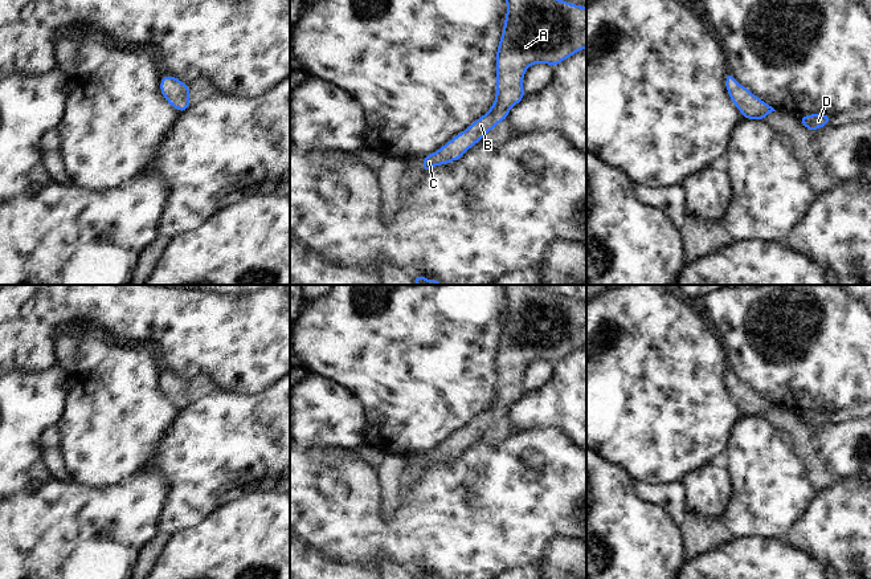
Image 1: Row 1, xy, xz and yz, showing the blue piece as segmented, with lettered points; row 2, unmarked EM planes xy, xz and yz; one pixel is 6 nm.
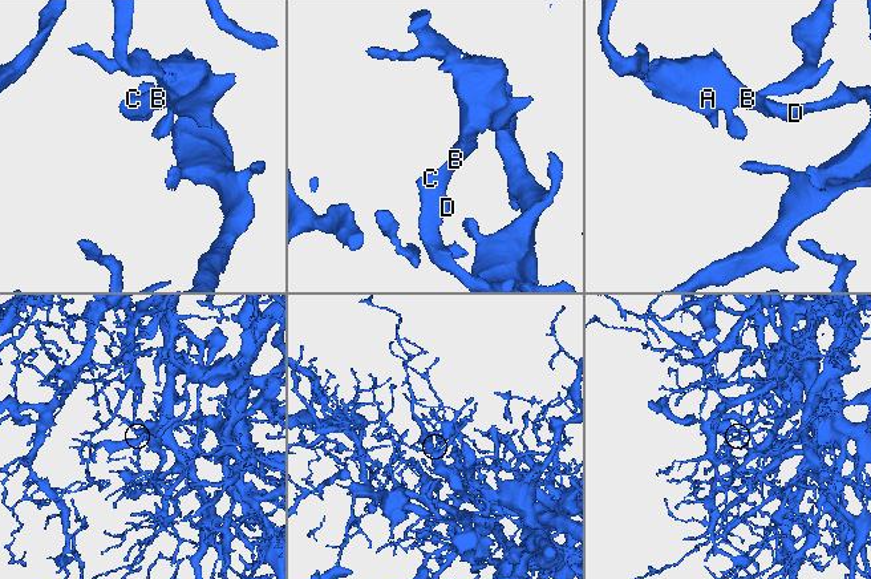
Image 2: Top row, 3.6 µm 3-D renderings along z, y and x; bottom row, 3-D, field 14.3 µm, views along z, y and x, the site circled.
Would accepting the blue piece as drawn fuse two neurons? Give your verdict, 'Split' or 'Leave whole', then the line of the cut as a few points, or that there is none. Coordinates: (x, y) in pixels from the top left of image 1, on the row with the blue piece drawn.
Leave whole. No split.

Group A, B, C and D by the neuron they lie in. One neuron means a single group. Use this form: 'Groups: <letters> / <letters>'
Groups: A B C D.

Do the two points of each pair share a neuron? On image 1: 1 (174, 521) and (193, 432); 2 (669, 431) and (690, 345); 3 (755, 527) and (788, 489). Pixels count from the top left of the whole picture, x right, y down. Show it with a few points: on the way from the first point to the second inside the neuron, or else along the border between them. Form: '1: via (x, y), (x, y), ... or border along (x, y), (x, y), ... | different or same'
1: via (192, 498), (193, 455) | same
2: via (669, 410), (670, 366) | same
3: via (759, 518), (779, 498) | same

